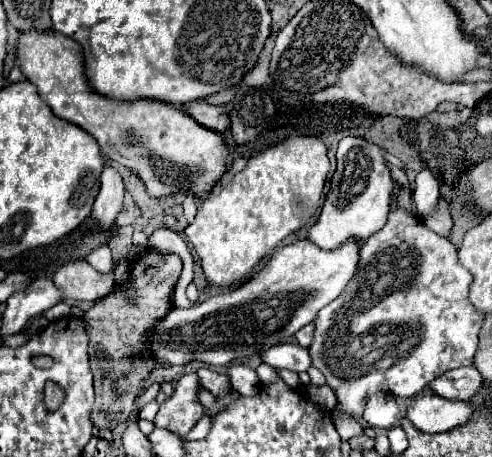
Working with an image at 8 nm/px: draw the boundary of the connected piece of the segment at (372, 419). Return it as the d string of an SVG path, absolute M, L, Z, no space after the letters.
M377 392L373 394L369 400L367 400L367 406L365 406L365 412L363 412L363 418L367 420L367 424L371 428L389 428L393 424L397 424L399 420L399 408L395 404L395 400L385 394L385 392Z

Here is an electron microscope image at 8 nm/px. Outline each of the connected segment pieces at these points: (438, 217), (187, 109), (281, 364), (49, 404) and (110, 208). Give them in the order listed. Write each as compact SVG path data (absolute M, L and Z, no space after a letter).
M439 198L439 204L437 204L437 210L431 212L425 220L423 220L433 232L441 234L441 236L449 236L449 230L451 230L451 212L449 212L449 204L445 198Z
M205 100L199 102L189 102L185 106L181 106L181 110L191 116L193 120L197 120L197 124L201 124L203 128L209 128L213 132L225 132L229 126L229 118L225 108L219 106L211 106Z
M277 344L273 348L267 348L259 354L261 362L275 366L275 368L287 368L293 372L305 372L311 366L309 352L301 348L299 344Z
M46 384L44 389L44 402L48 412L55 411L63 401L64 392L56 384Z
M105 164L101 172L101 190L93 204L93 218L99 222L101 228L109 230L117 214L121 212L121 204L123 204L123 180L113 166Z

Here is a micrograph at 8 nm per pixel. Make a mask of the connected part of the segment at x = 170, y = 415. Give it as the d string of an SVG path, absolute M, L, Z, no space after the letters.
M185 374L175 384L173 394L161 404L155 416L155 426L173 434L187 434L203 416L203 406L197 402L199 388L197 374Z

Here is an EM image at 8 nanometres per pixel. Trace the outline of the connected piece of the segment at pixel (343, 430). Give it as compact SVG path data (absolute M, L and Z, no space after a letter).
M345 416L345 418L341 418L341 420L337 422L337 432L341 434L341 438L343 438L343 440L349 440L351 436L363 434L363 428L355 422L355 418Z

